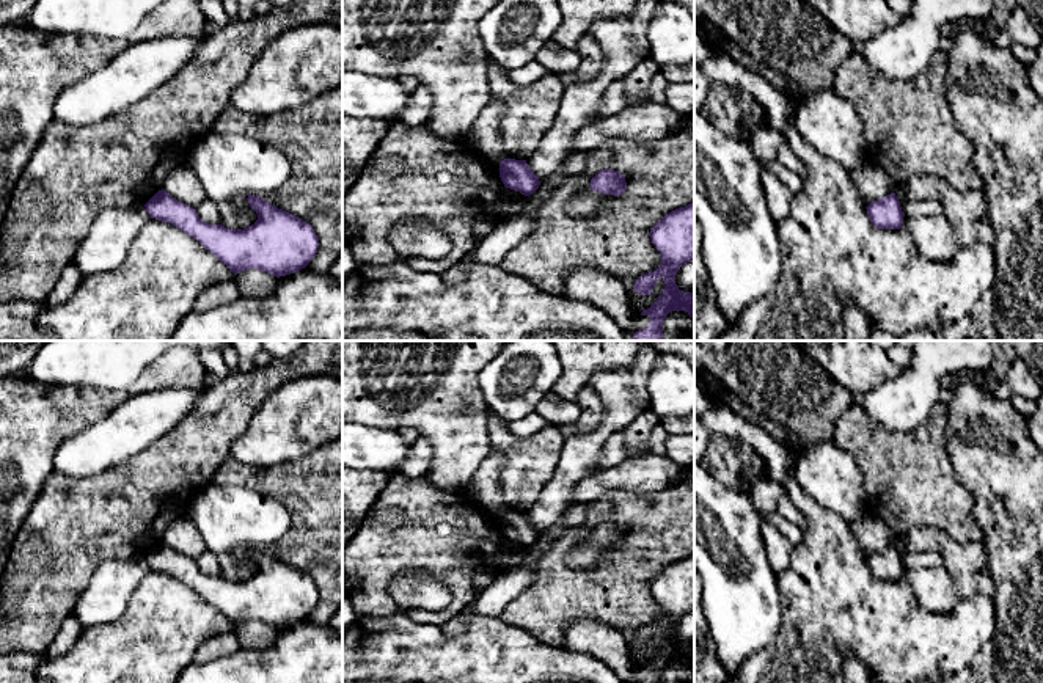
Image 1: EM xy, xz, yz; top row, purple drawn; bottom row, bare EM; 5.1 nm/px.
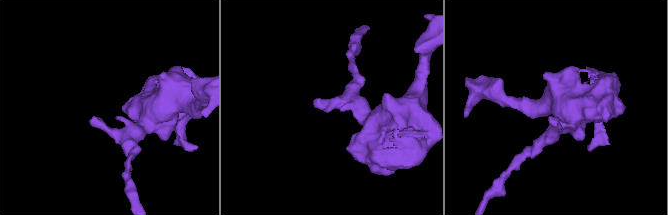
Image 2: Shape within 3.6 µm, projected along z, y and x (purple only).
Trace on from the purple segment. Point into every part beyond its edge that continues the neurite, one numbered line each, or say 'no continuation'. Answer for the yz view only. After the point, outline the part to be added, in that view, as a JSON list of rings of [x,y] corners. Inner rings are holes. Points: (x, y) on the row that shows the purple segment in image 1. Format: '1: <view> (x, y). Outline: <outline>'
no continuation

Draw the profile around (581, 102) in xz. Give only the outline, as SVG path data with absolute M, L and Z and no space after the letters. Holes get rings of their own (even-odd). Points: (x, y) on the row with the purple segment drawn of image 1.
M639 0L631 14L600 19L592 25L587 36L602 47L605 64L594 82L576 82L564 89L551 129L526 160L540 182L564 162L578 132L602 118L603 91L649 57L649 24L660 6L660 0Z

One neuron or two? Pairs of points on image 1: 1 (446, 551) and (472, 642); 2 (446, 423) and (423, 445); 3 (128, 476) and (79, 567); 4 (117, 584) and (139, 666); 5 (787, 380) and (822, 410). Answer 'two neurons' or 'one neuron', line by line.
1: two neurons
2: two neurons
3: one neuron
4: two neurons
5: one neuron

